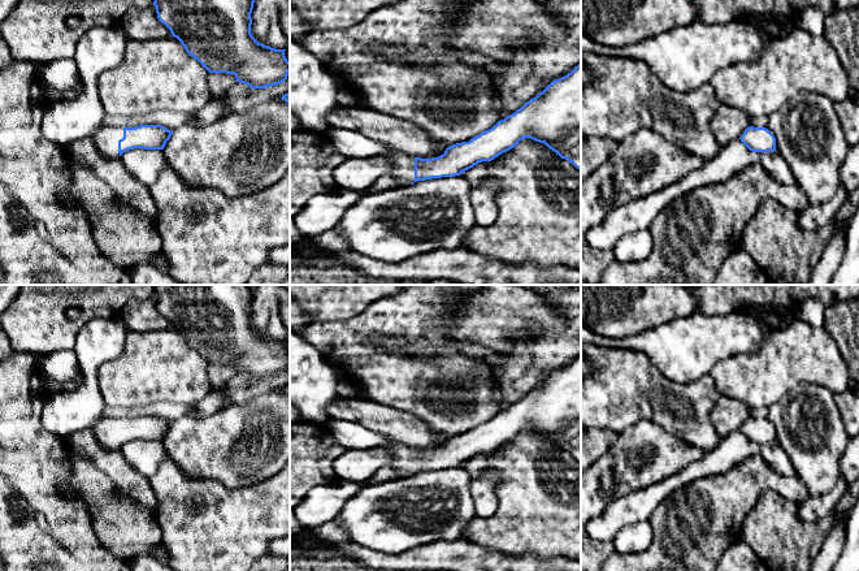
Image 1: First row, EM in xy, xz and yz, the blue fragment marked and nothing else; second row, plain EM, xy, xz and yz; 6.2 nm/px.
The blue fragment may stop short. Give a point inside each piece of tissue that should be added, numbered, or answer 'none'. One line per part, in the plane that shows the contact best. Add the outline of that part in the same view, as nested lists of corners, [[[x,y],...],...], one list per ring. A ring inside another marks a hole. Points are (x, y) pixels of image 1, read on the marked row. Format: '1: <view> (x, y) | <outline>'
1: xy (105, 139) | [[[101,127],[92,135],[97,151],[107,159],[120,159],[118,140],[123,138],[123,127]]]

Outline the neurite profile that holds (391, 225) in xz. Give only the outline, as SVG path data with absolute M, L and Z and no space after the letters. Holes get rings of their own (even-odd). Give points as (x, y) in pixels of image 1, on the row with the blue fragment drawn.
M467 176L431 178L413 185L365 193L346 209L334 229L350 243L353 252L385 263L399 263L434 250L465 247L467 234L477 225L470 202L472 181Z

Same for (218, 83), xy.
M209 73L208 86L212 99L199 111L192 112L196 120L196 126L205 127L226 116L225 96L229 88L237 83L234 74L227 73Z

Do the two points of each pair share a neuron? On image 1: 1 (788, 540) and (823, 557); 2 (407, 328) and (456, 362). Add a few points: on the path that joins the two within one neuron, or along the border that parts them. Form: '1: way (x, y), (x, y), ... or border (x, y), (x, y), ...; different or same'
1: border (832, 527), (815, 557); different
2: way (420, 328), (426, 328), (447, 349); same

